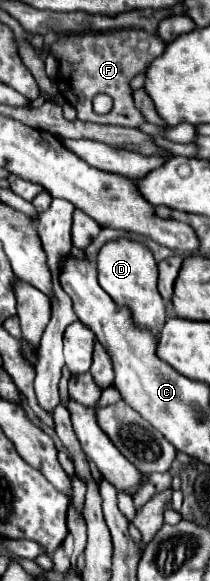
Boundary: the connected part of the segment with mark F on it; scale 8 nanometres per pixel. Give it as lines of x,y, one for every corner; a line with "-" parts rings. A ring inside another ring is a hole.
112,30
112,32
98,32
98,34
68,34
60,36
52,46
50,54
58,60
58,78
56,86
60,94
72,104
78,112
78,118
84,122
96,124
114,124
136,128
138,122
146,122
140,110
134,106
130,80
144,72
148,60
154,60
164,52
166,44
160,36
150,34
146,30
-
96,94
108,94
114,100
114,106
108,114
94,114
92,100

